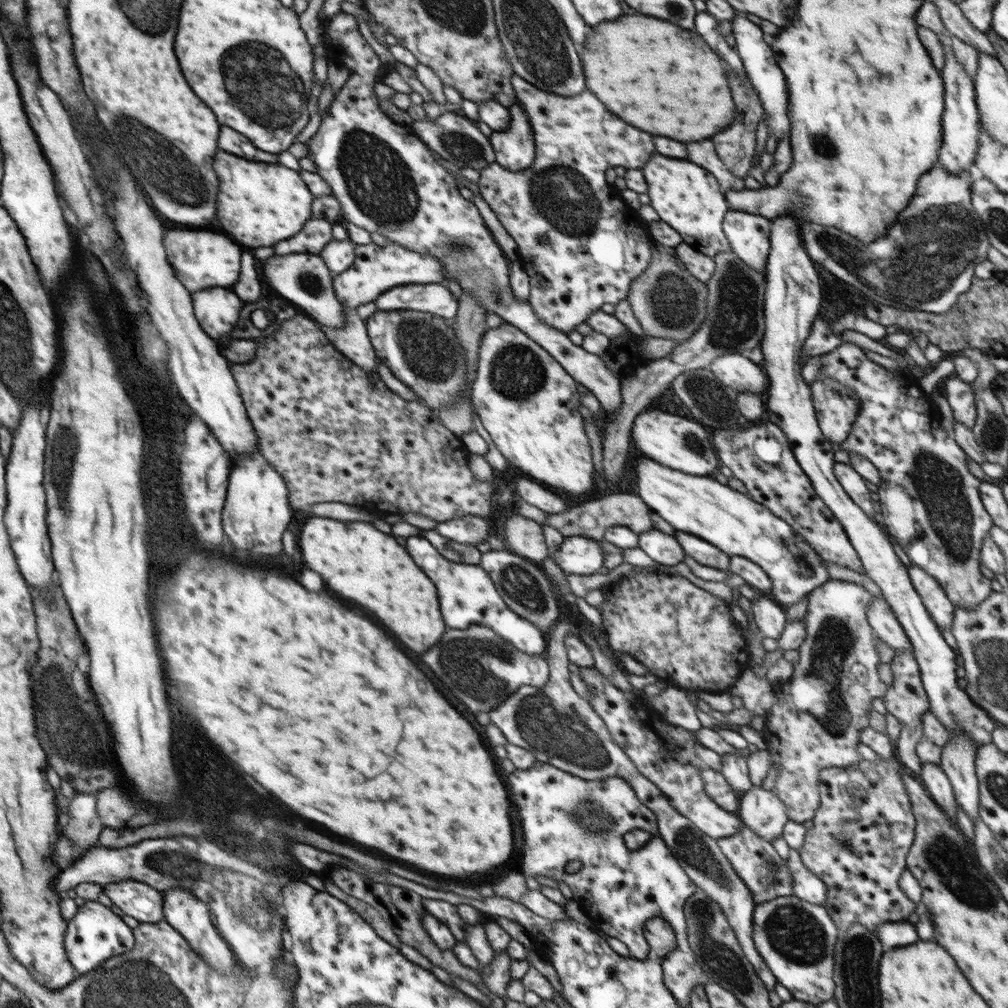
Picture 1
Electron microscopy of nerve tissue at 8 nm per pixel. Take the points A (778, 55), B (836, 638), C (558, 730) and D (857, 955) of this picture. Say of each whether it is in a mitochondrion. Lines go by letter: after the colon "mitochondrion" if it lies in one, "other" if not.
A: other
B: mitochondrion
C: mitochondrion
D: mitochondrion

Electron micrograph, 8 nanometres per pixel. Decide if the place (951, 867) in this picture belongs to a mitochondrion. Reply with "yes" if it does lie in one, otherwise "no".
yes

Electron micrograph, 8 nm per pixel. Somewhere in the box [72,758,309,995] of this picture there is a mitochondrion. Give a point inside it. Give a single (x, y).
(255, 910)

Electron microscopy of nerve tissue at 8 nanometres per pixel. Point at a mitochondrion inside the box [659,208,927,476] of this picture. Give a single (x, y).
(734, 324)

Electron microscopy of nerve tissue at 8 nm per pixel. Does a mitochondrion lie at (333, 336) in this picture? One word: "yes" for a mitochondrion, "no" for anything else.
no

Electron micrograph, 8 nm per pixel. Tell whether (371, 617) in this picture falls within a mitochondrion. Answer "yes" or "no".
no

